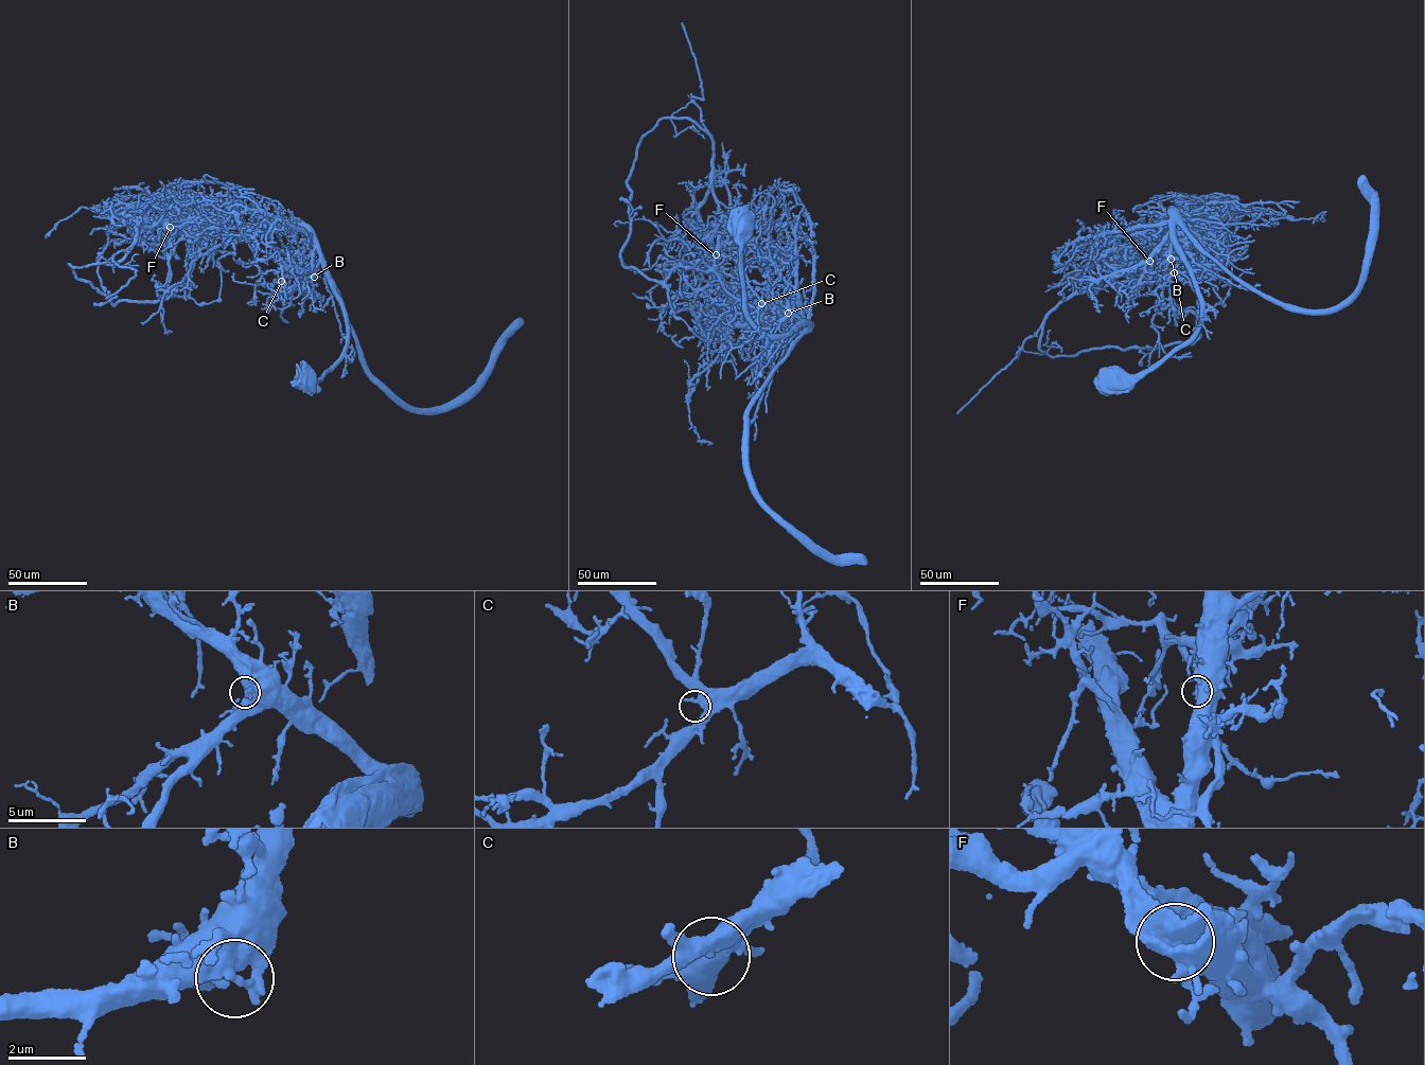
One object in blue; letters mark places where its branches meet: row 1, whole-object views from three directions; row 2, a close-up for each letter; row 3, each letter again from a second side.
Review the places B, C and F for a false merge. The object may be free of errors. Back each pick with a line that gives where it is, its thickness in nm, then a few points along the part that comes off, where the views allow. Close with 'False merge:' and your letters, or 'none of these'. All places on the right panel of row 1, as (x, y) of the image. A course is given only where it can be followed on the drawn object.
F: at (1149, 261); 440 nm thick; foreign part runs (1149, 261), (1166, 256), (1159, 265), (1173, 304), (1198, 317), (1200, 334), (1191, 343), (1195, 291), (1157, 263)
False merge: F

